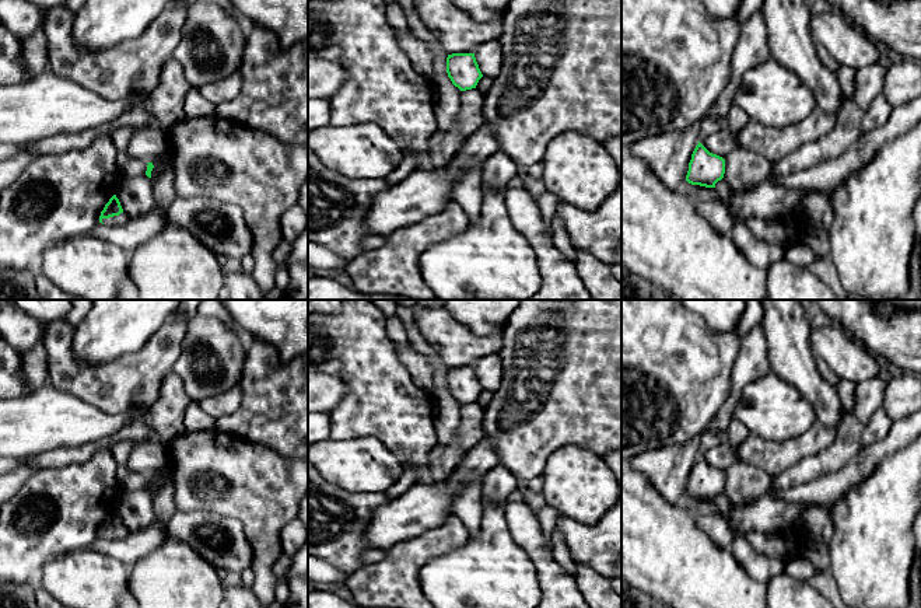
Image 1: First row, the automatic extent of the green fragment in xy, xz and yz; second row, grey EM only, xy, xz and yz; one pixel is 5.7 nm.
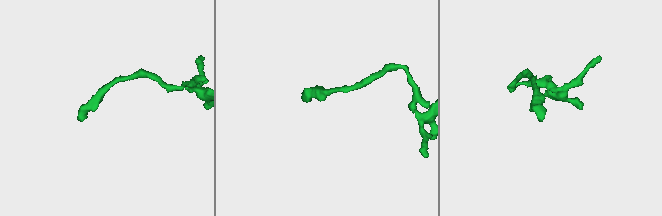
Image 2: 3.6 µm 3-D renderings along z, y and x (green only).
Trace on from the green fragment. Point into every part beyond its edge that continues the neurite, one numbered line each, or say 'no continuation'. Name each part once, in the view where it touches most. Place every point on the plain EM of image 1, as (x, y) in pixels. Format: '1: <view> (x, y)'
1: xy (116, 534)

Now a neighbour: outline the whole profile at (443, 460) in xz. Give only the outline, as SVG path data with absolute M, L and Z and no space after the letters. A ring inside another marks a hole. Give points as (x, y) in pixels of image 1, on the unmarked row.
M477 402L460 406L460 423L451 444L440 441L428 455L428 471L440 482L447 479L458 467L459 460L486 437L483 429L483 408Z

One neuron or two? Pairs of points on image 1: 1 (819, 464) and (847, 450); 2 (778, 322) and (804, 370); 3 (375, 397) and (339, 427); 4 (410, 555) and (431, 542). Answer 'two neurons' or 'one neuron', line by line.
1: one neuron
2: one neuron
3: one neuron
4: one neuron

